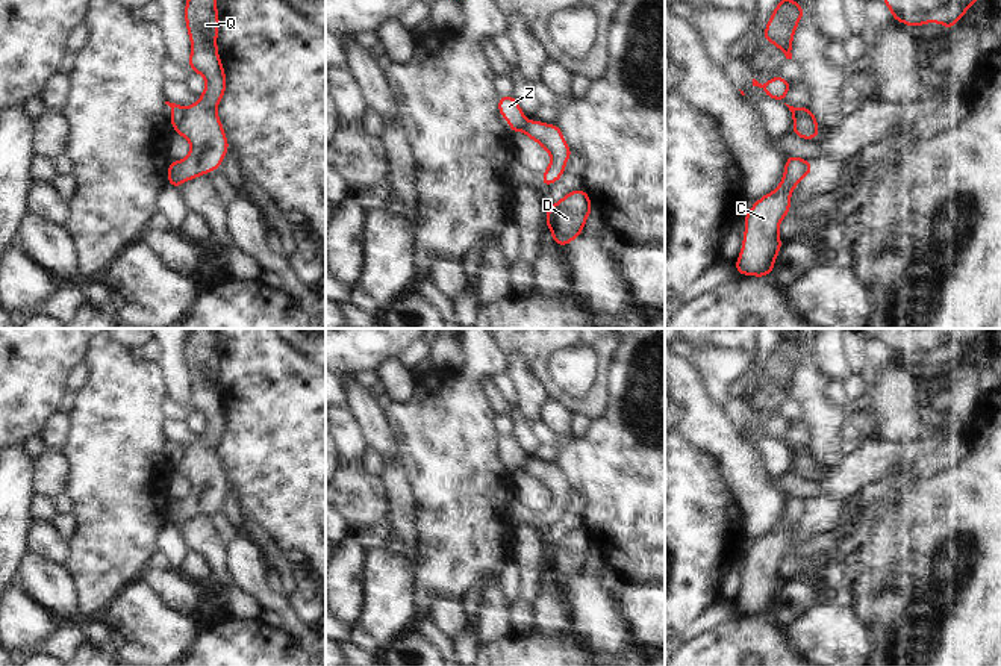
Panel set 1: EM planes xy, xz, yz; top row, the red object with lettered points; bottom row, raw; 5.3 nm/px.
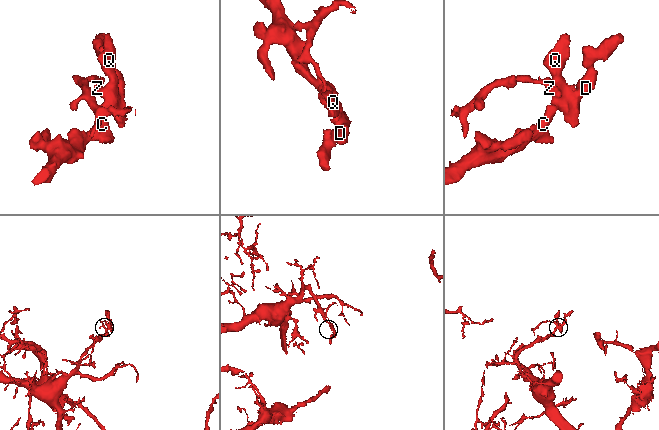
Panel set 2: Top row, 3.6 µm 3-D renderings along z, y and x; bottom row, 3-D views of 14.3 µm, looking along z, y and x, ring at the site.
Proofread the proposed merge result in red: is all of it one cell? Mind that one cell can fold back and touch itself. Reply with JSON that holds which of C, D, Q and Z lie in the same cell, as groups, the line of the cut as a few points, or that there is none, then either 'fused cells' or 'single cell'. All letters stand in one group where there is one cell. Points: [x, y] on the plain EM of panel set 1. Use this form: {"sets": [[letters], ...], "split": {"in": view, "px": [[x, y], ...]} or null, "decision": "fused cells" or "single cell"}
{"sets": [["C", "D", "Q"], ["Z"]], "split": {"in": "xy", "px": [[185, 447], [183, 456], [174, 468]]}, "decision": "fused cells"}

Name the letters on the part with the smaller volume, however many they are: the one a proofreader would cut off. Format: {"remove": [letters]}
{"remove": ["Z"]}

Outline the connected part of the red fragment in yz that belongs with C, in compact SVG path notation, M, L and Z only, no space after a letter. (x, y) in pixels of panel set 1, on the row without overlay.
M789 495L775 530L757 539L745 552L745 574L736 610L744 615L769 615L781 587L778 565L791 549L792 528L812 510L812 501Z

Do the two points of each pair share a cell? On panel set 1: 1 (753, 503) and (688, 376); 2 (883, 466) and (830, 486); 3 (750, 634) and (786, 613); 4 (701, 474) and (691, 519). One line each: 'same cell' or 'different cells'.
1: same cell
2: same cell
3: different cells
4: same cell

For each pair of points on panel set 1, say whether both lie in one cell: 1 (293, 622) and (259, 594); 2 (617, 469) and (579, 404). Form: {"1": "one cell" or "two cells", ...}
{"1": "one cell", "2": "two cells"}

